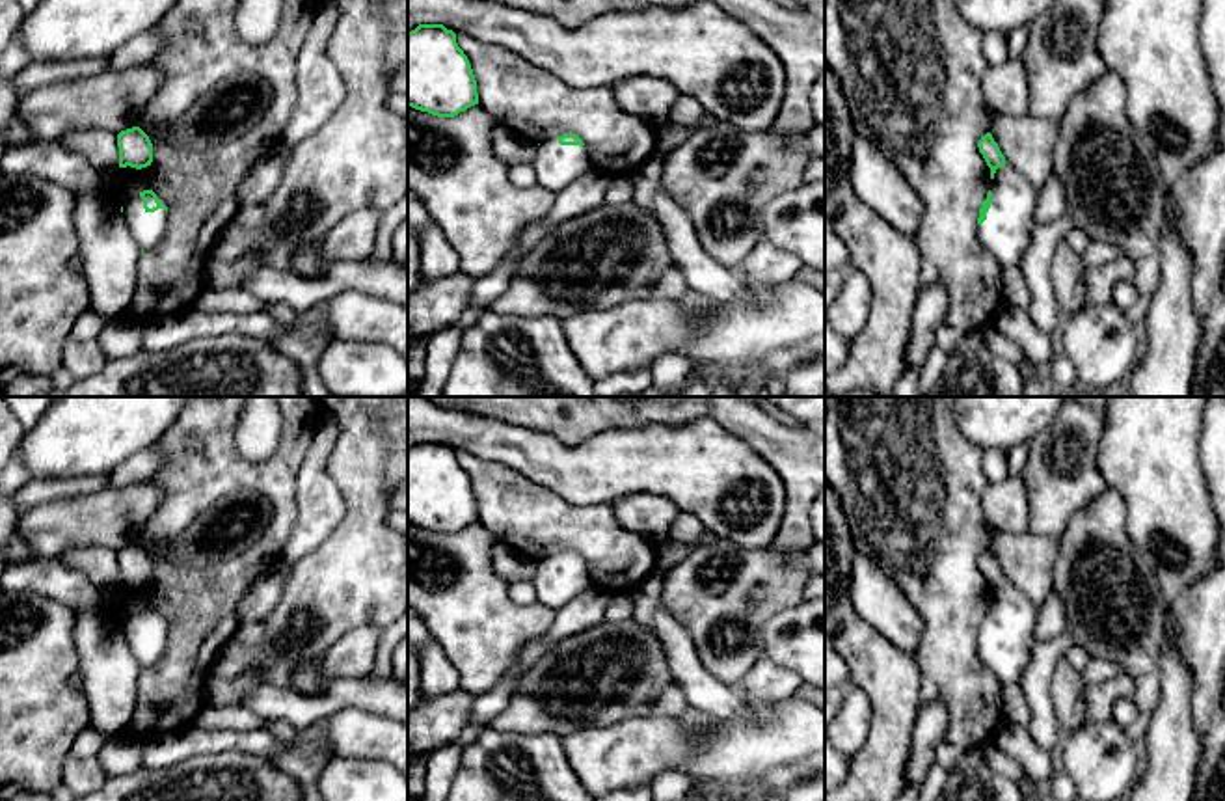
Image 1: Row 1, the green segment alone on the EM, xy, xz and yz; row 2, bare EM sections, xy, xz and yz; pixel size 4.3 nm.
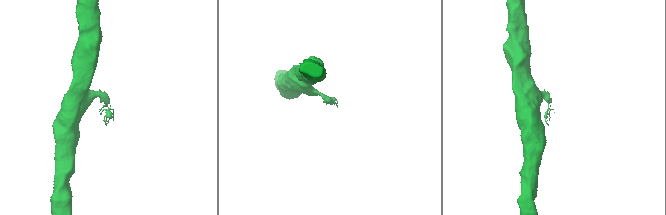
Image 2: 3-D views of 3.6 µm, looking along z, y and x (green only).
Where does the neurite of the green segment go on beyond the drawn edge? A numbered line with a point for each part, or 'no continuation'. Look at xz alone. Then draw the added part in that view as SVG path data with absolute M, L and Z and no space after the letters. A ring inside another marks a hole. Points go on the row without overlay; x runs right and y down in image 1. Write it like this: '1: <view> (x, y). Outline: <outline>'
no continuation

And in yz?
no continuation

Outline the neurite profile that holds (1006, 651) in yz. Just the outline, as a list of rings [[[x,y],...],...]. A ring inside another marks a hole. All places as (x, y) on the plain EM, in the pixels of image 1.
[[[1009,579],[996,587],[990,626],[979,643],[983,663],[1005,684],[1018,684],[1031,663],[1035,605]]]

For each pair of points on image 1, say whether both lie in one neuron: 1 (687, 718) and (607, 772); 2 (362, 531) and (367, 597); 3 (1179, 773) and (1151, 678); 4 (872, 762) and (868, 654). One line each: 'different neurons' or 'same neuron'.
1: different neurons
2: same neuron
3: different neurons
4: same neuron

